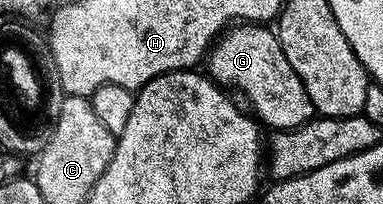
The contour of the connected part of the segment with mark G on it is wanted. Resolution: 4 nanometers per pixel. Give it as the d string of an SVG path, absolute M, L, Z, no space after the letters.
M242 22L223 32L208 53L208 75L231 93L239 92L250 103L249 111L270 130L299 128L315 119L312 98L308 98L308 90L304 90L304 82L300 82L296 70L288 66L277 35L266 28L269 27Z

